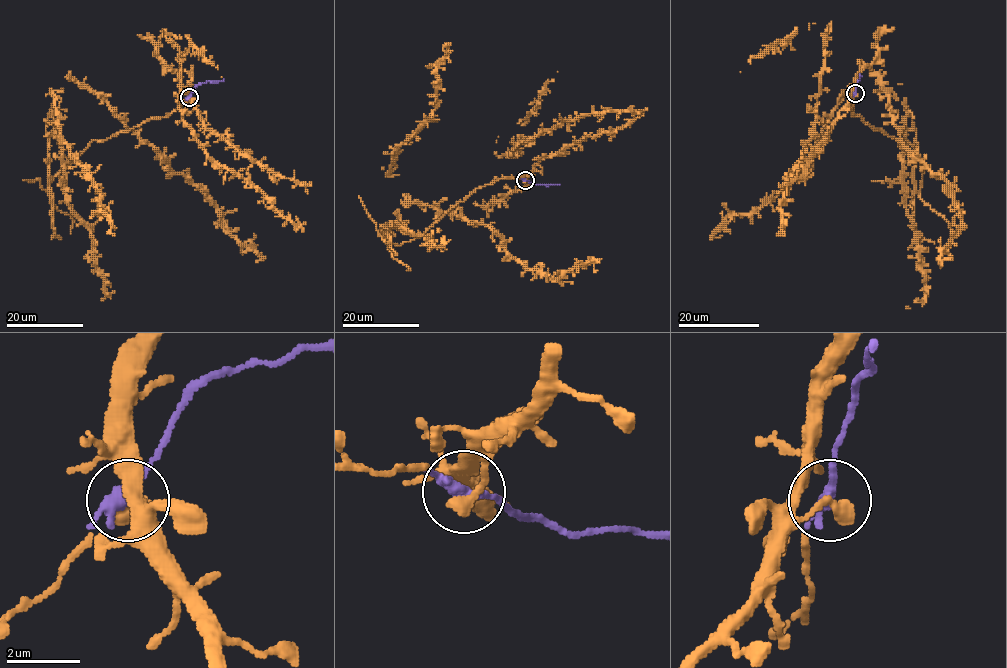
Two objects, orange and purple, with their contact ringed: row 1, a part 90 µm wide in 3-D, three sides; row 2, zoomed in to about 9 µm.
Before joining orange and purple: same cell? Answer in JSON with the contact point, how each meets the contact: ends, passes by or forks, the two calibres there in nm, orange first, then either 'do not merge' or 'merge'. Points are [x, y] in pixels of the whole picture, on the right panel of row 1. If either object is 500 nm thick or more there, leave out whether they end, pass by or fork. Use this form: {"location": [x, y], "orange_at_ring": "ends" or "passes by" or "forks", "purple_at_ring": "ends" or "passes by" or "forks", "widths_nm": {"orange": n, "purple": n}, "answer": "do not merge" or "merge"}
{"location": [855, 93], "orange_at_ring": "ends", "purple_at_ring": "passes by", "widths_nm": {"orange": 420, "purple": 320}, "answer": "merge"}

